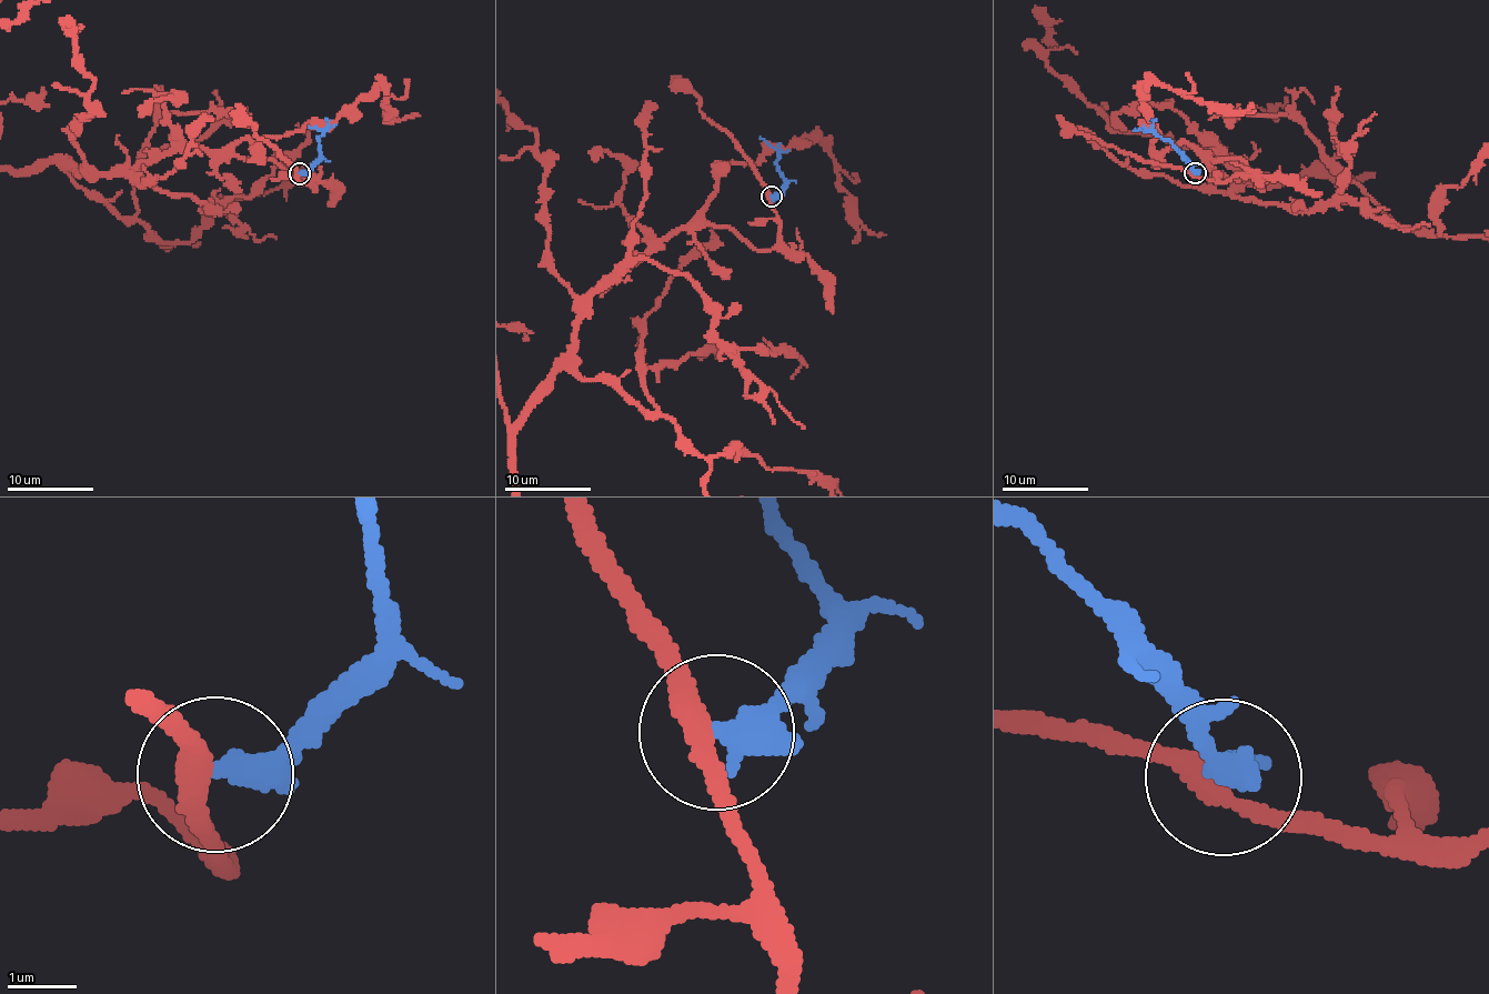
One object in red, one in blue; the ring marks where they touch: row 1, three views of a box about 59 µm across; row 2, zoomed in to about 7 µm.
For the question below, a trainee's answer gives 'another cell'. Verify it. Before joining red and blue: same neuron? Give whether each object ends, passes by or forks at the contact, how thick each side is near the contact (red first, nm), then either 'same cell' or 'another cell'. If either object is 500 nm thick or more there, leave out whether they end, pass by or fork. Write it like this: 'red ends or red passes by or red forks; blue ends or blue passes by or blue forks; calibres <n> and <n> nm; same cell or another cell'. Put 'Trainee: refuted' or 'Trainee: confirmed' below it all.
red passes by; blue passes by; calibres 320 and 320 nm; another cell
Trainee: confirmed

